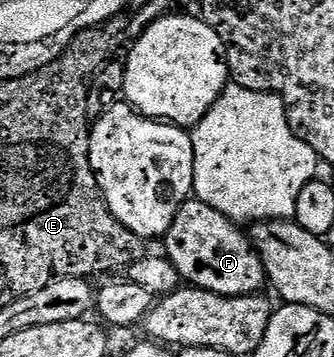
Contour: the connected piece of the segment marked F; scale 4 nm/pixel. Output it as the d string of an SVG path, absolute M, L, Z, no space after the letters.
M190 199L184 201L179 207L171 227L165 232L163 253L168 257L169 262L177 268L181 278L190 286L228 297L242 297L248 293L260 294L262 292L261 284L264 286L267 281L265 268L250 234L248 237L241 229L244 228L238 222L234 221L232 217L223 215L215 207L196 199Z

